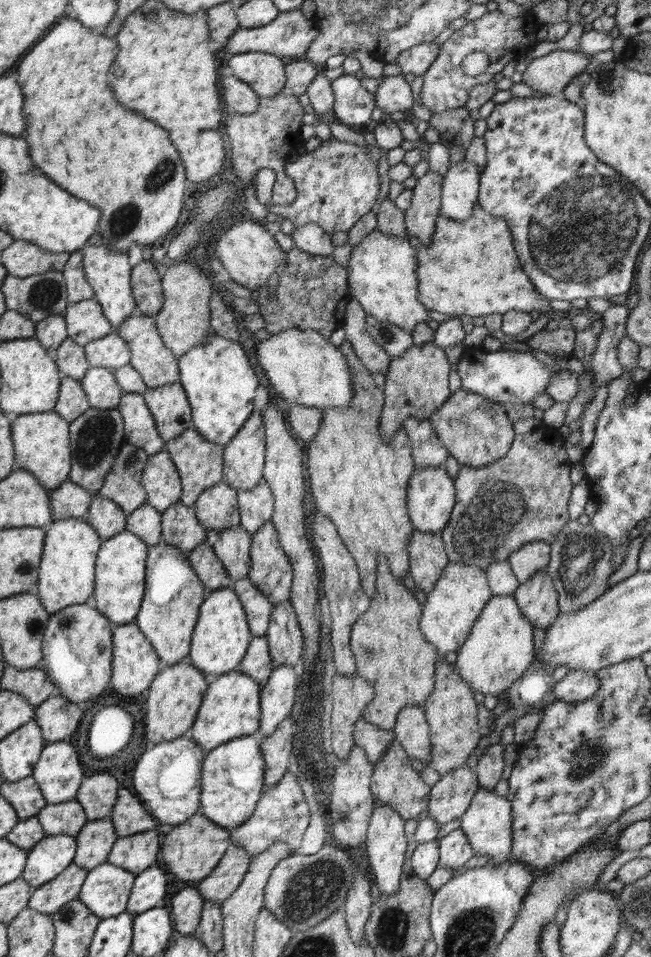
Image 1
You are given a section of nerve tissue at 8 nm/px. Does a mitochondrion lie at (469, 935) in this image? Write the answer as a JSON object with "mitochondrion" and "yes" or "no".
{"mitochondrion":"yes"}

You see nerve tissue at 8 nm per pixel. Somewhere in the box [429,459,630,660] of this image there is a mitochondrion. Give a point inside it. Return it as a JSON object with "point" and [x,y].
{"point":[496,508]}

